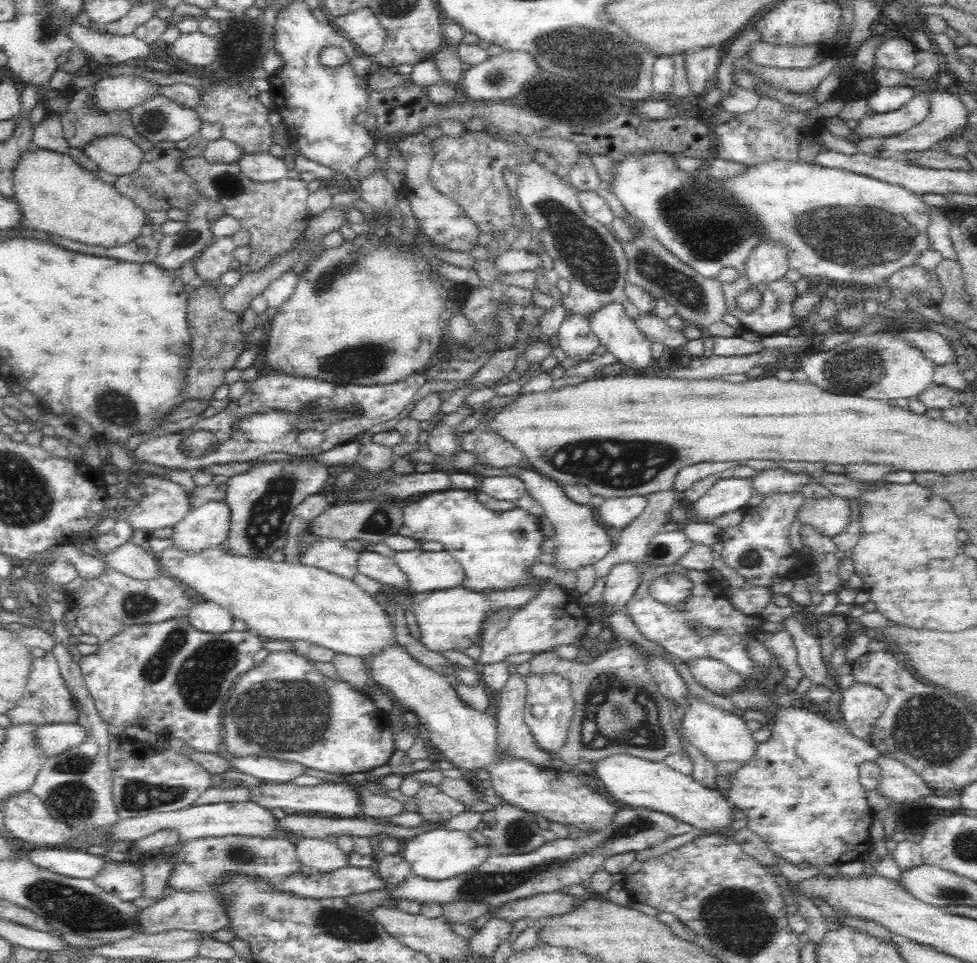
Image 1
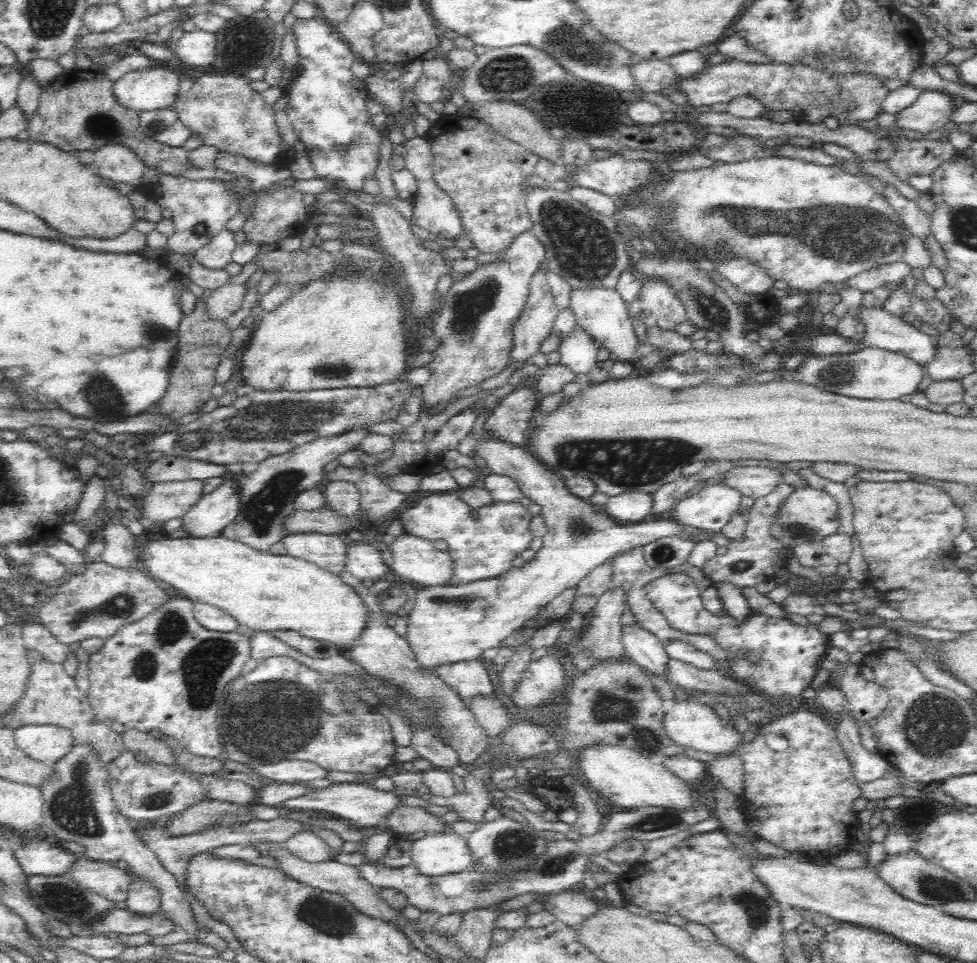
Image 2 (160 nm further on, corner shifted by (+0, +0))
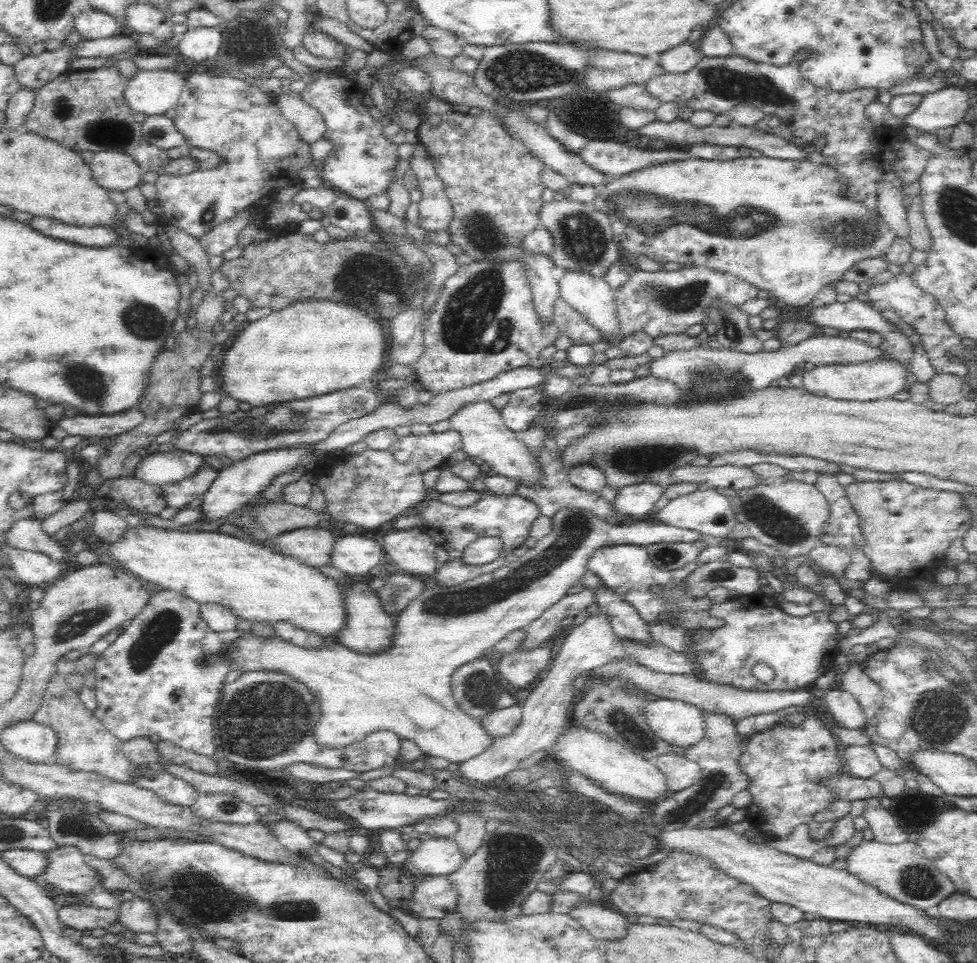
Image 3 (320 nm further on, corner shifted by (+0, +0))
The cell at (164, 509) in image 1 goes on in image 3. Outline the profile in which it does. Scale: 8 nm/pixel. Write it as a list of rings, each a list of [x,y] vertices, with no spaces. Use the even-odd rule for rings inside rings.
[[[205,463],[192,476],[184,478],[180,482],[165,484],[160,489],[167,502],[167,506],[184,508],[184,506],[189,507],[194,505],[201,499],[205,492],[208,492],[217,474],[218,468],[214,468],[208,463]]]

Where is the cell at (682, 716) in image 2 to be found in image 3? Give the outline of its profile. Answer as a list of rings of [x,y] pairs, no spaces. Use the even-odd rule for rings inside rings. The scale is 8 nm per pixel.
[[[658,697],[644,704],[645,720],[657,738],[683,749],[697,744],[704,733],[703,711],[684,700]]]

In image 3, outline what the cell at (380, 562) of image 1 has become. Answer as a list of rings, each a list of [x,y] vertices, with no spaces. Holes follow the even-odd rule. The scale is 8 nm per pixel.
[[[338,534],[330,552],[328,564],[336,570],[352,576],[362,576],[379,562],[384,562],[385,554],[377,538],[362,538]]]

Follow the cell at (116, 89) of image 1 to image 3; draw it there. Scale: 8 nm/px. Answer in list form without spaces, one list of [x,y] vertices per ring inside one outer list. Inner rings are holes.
[[[170,68],[156,71],[140,69],[129,80],[125,90],[125,99],[128,106],[136,113],[142,113],[146,117],[164,115],[167,110],[174,109],[177,105],[185,82],[184,76],[180,76],[178,72]]]

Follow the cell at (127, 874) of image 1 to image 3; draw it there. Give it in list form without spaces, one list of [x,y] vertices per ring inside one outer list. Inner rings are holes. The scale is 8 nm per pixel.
[[[58,846],[45,852],[47,866],[41,882],[63,893],[82,894],[98,886],[100,875],[86,864],[82,851],[75,846]]]

